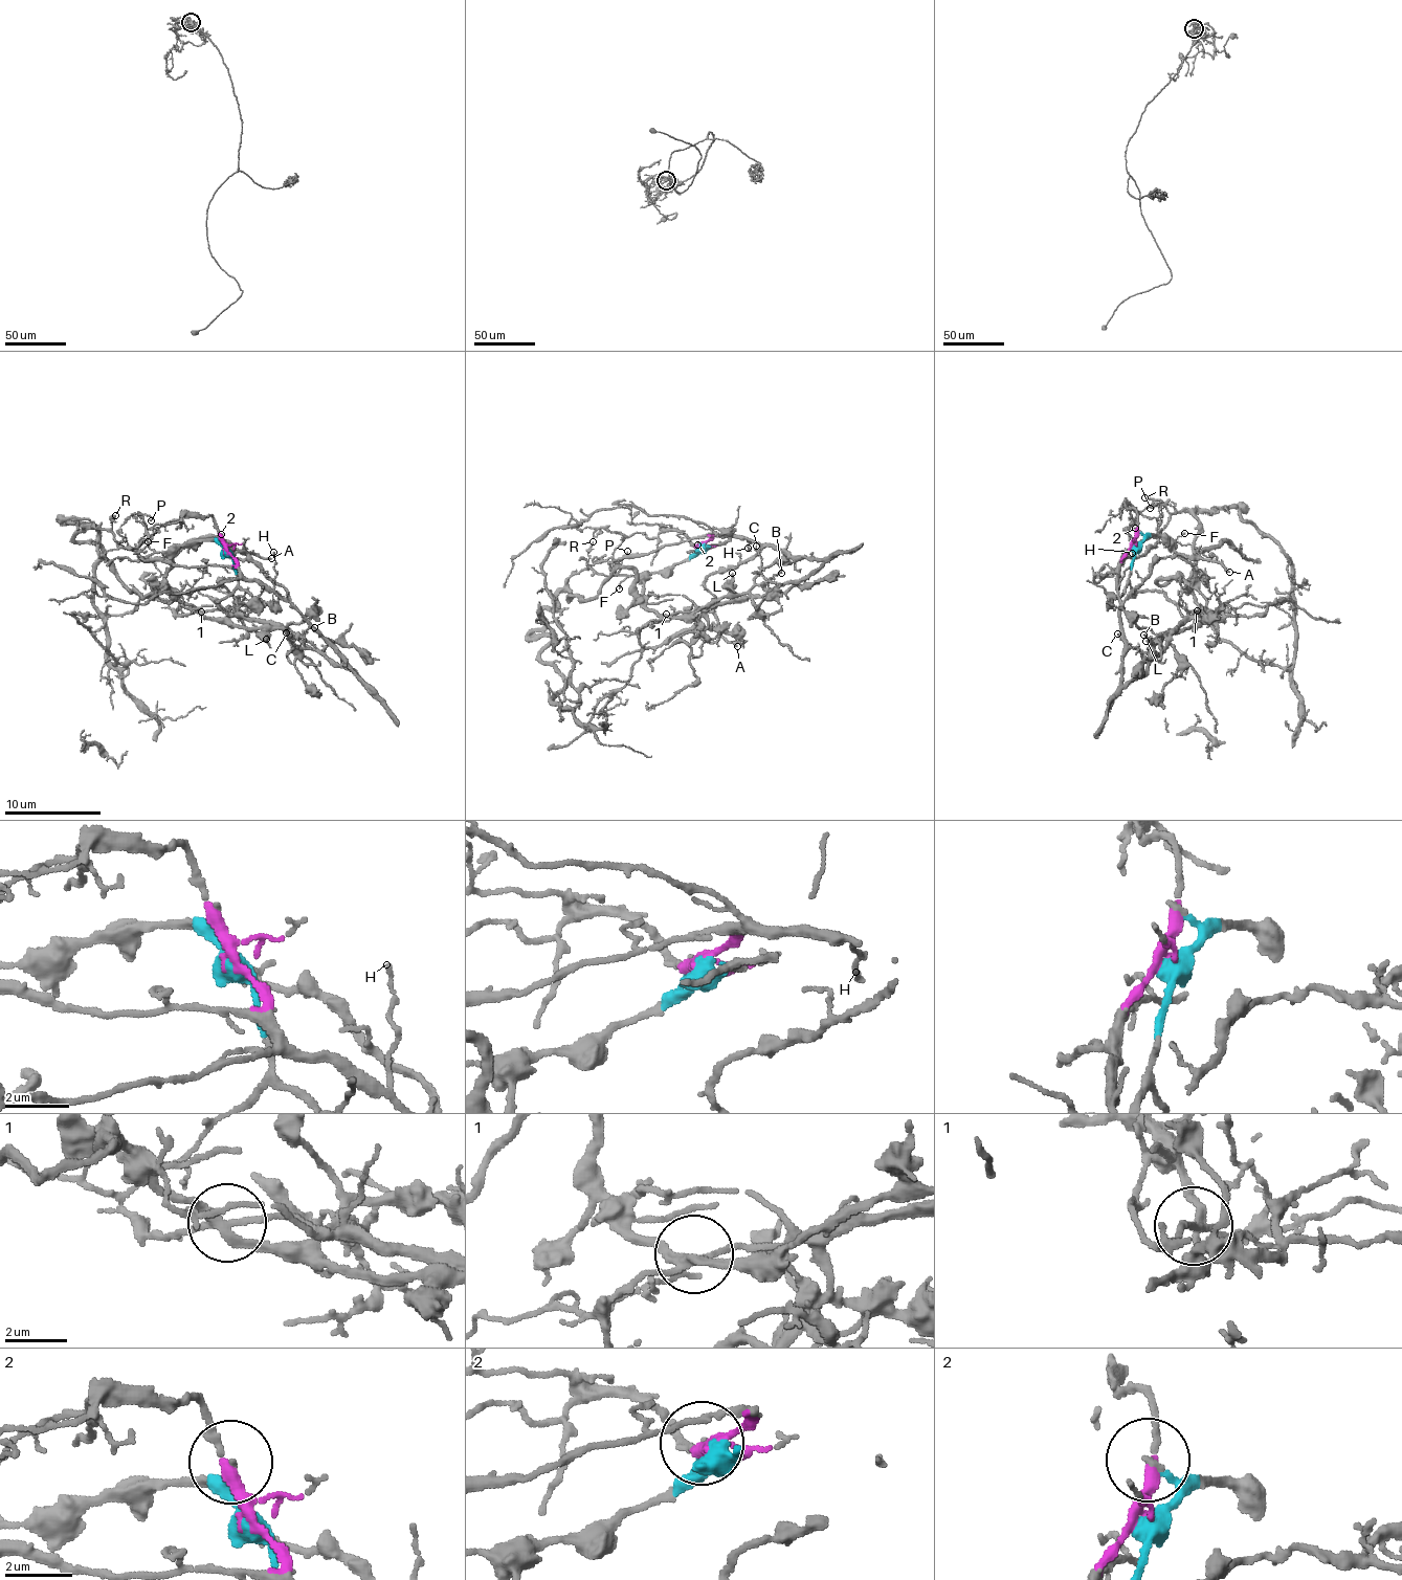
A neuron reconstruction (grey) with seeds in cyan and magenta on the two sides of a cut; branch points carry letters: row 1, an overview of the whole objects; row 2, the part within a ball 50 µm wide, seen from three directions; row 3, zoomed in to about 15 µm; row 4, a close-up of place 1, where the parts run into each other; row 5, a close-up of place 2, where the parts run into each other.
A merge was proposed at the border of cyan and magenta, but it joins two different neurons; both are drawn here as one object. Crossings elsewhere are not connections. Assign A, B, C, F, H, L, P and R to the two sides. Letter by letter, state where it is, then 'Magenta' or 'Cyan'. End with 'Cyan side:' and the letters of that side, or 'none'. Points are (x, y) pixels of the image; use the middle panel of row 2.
A: Place: (737, 646). Magenta
B: Place: (781, 573). Magenta
C: Place: (756, 546). Magenta
F: Place: (619, 588). Cyan
H: Place: (748, 548). Magenta
L: Place: (732, 573). Cyan
P: Place: (627, 551). Magenta
R: Place: (593, 541). Magenta
Cyan side: F, L

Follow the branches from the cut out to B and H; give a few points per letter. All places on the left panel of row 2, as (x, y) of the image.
B: (224, 553), (236, 562), (245, 579), (257, 579), (273, 590), (355, 672), (308, 649), (303, 641), (314, 626)
H: (224, 553), (236, 562), (242, 575), (271, 587), (276, 574), (272, 551)

